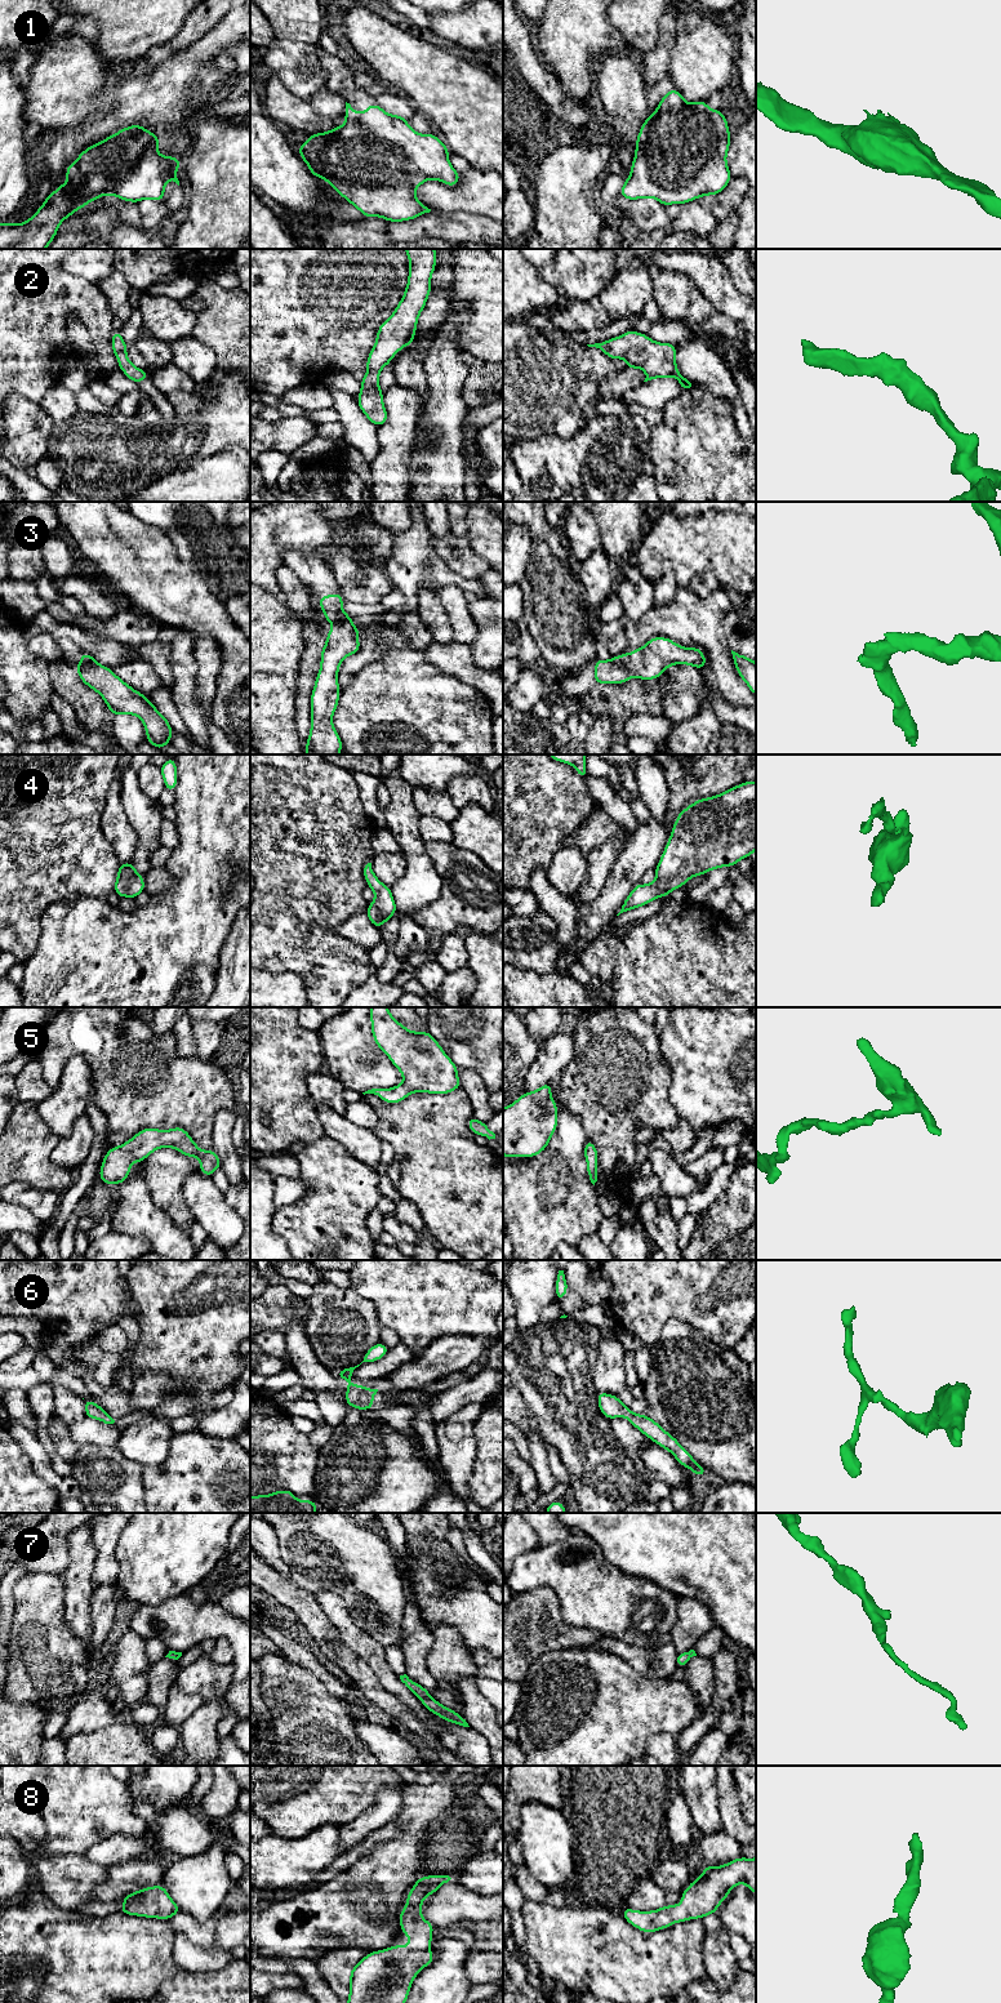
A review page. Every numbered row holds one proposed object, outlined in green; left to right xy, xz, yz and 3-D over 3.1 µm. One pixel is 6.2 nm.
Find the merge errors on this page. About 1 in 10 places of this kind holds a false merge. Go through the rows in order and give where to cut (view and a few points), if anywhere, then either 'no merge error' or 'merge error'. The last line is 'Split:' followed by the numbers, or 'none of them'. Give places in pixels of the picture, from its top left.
1: no cut; no merge error
2: no cut; no merge error
3: no cut; no merge error
4: no cut; no merge error
5: no cut; no merge error
6: no cut; no merge error
7: no cut; no merge error
8: no cut; no merge error
Split: none of them

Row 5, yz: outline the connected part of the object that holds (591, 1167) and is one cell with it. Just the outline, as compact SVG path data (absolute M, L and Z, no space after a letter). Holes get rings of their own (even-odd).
M587 1140L584 1144L584 1158L587 1161L588 1178L595 1185L597 1181L597 1148L591 1140Z

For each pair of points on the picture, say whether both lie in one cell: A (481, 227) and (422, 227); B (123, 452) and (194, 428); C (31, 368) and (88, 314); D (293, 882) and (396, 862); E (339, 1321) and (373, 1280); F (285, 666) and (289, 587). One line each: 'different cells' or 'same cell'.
A: same cell
B: same cell
C: same cell
D: different cells
E: different cells
F: different cells

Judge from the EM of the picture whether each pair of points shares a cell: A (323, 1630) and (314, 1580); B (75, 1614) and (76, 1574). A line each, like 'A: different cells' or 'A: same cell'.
A: different cells
B: same cell

